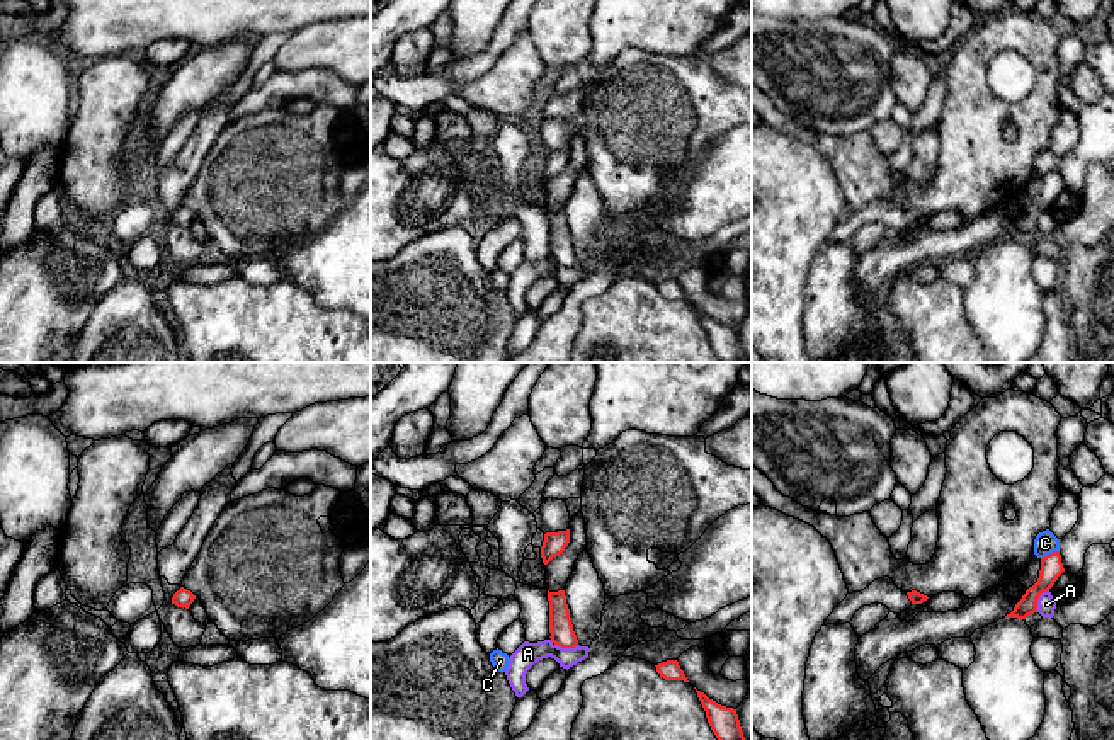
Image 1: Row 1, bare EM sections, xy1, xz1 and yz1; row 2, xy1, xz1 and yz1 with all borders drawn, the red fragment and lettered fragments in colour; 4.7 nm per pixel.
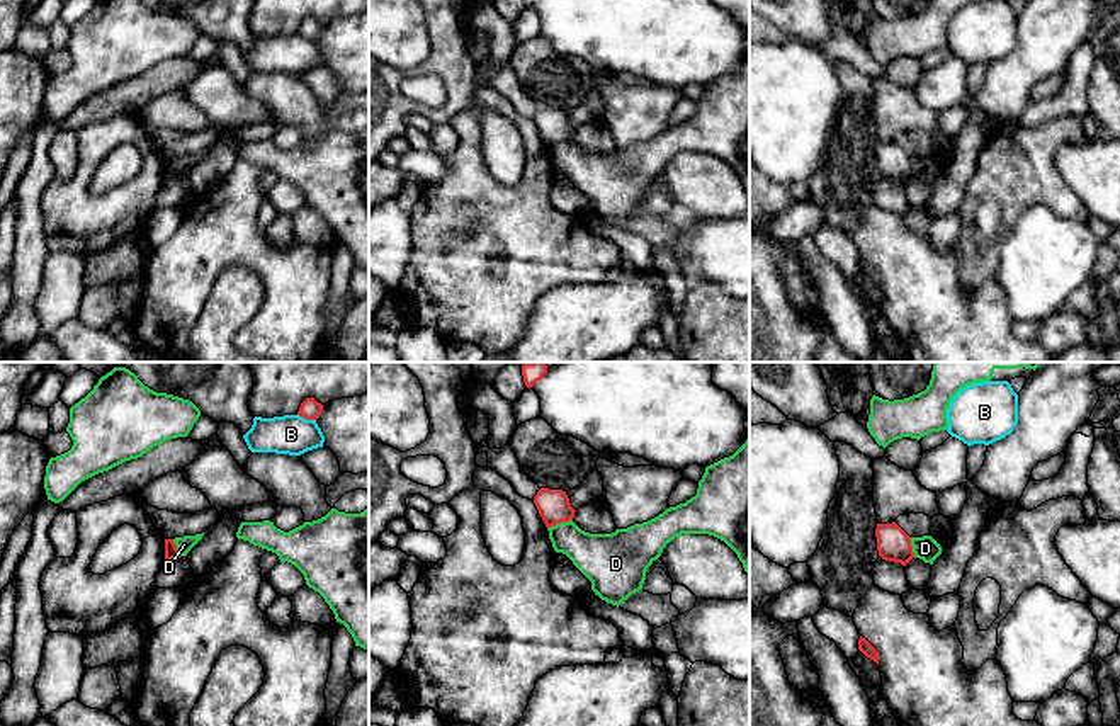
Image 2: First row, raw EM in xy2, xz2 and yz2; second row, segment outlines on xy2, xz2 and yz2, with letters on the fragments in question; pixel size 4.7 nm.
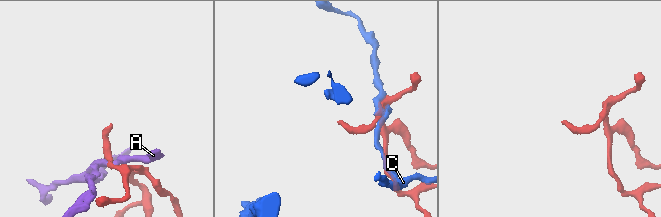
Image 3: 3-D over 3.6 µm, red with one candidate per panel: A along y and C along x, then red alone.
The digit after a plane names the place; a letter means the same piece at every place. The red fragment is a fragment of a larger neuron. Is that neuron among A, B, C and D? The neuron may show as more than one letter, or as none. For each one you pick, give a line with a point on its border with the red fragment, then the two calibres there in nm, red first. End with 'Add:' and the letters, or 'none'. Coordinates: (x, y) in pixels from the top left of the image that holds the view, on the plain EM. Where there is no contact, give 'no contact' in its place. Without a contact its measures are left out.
Add: none

